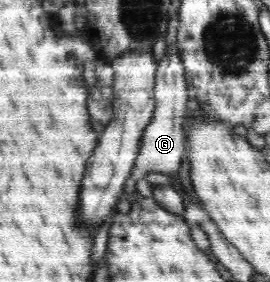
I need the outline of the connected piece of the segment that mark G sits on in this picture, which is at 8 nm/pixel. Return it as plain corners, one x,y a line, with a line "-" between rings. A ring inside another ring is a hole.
176,43
166,47
165,54
157,63
155,74
155,110
152,120
144,128
140,150
134,162
134,168
124,184
124,190
120,197
133,198
137,194
136,181
144,178
148,173
159,172
165,175
178,174
182,160
184,160
186,139
183,133
185,122
186,104
188,104
188,87
185,81
184,65
181,64
179,50

